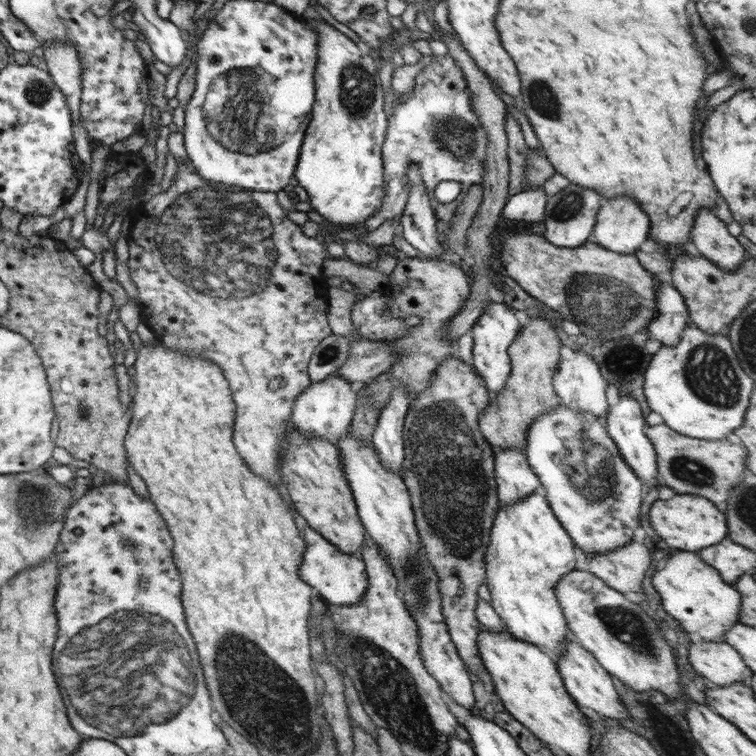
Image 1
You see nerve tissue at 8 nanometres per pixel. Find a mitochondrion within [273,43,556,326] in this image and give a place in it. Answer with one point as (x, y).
(357, 90)

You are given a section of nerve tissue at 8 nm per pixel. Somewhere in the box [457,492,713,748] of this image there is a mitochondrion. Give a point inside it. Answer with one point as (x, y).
(631, 629)

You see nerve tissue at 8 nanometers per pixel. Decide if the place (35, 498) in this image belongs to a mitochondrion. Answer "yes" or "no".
yes

